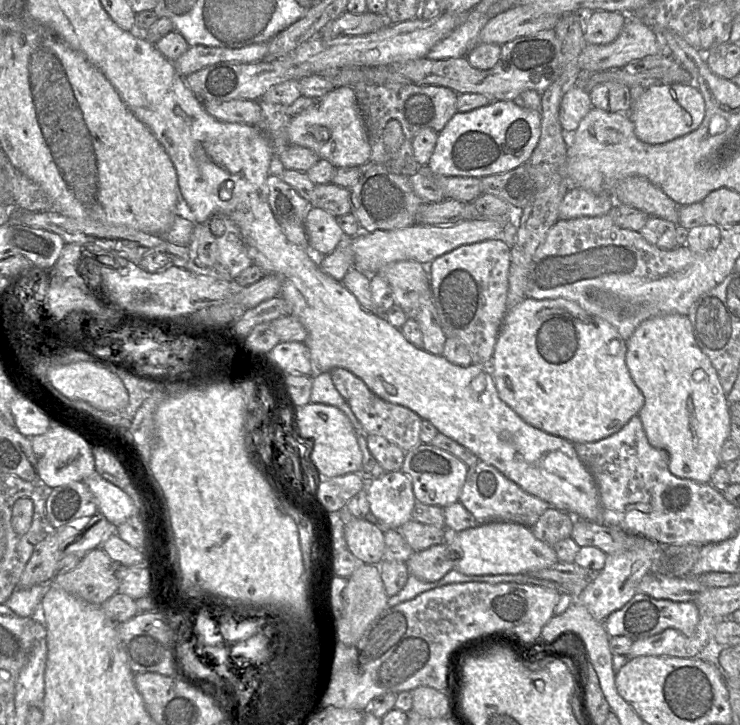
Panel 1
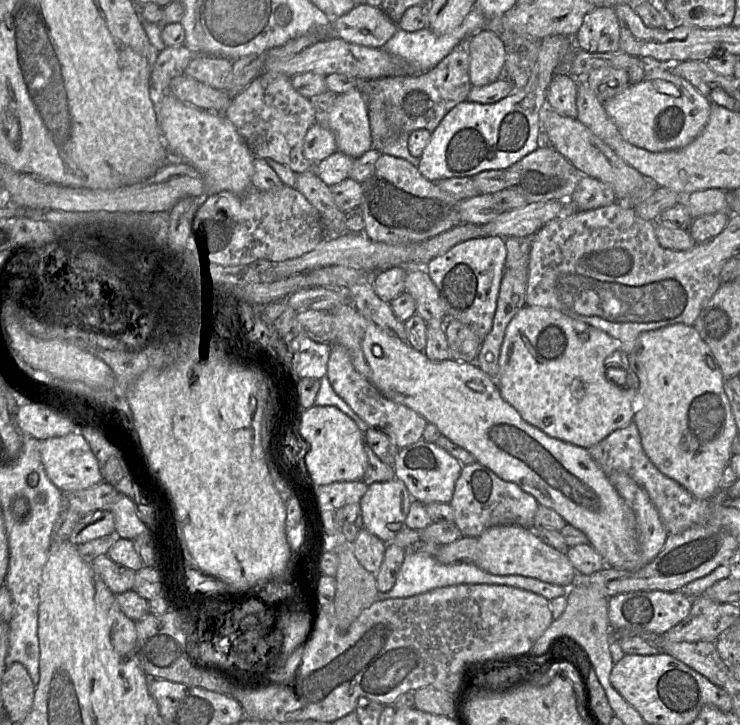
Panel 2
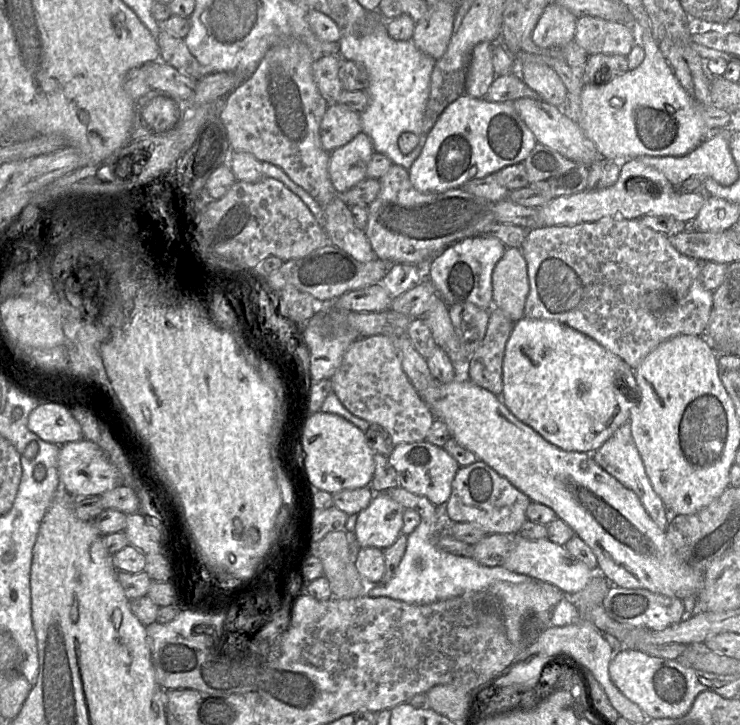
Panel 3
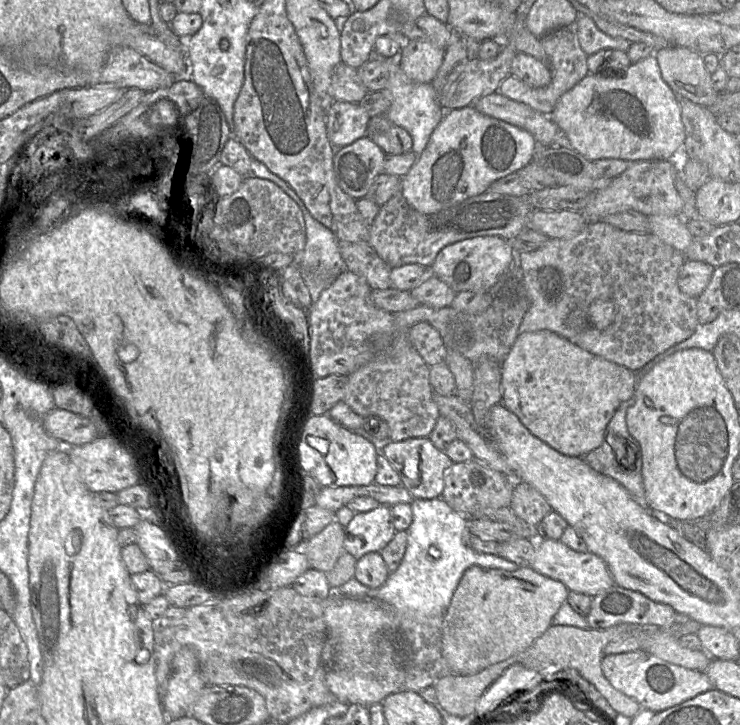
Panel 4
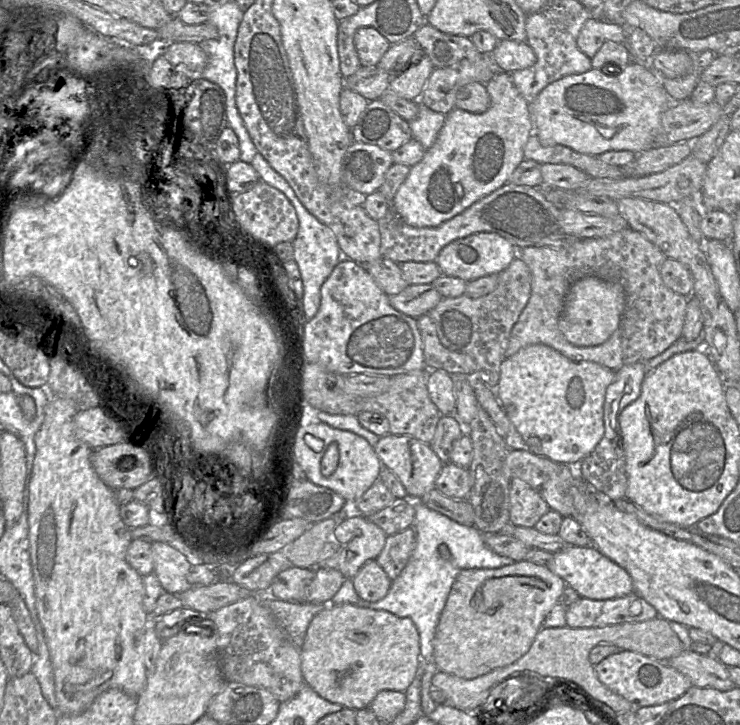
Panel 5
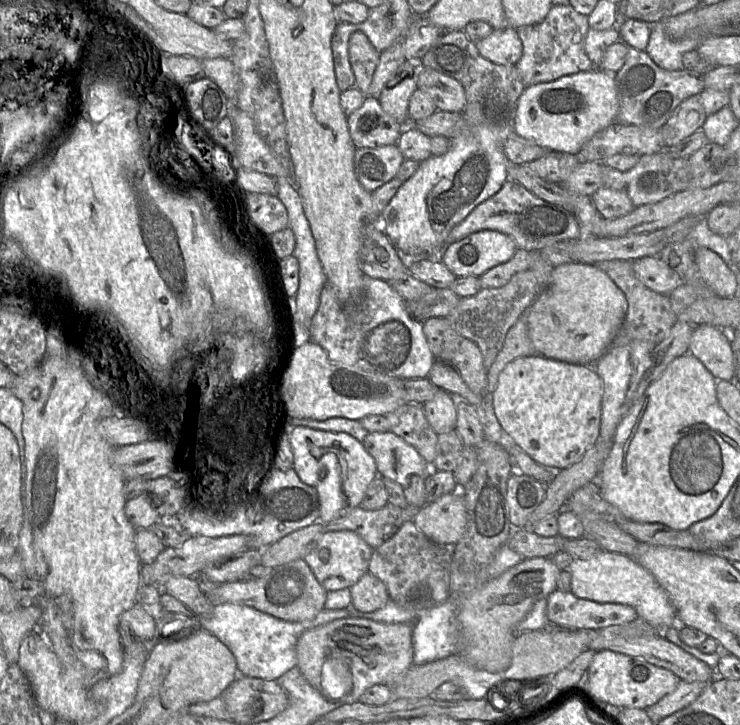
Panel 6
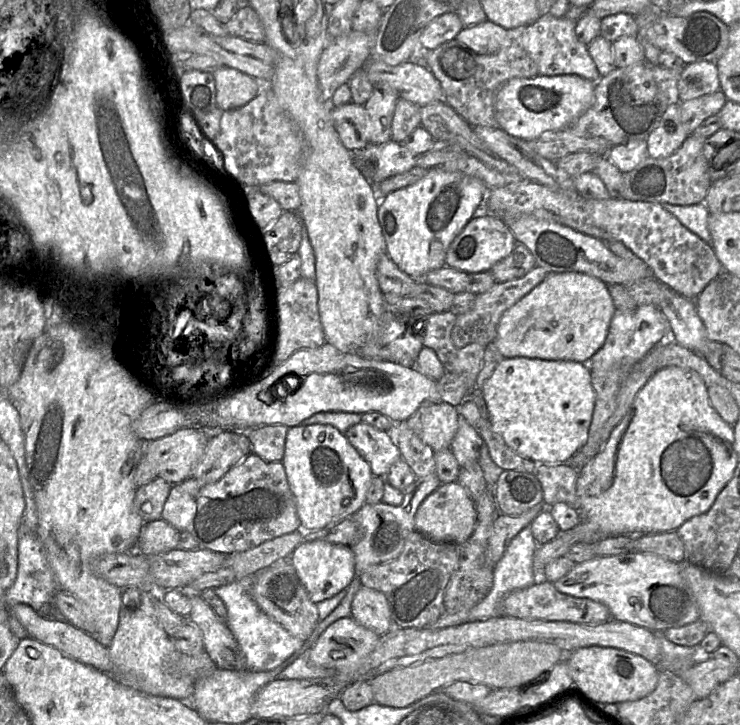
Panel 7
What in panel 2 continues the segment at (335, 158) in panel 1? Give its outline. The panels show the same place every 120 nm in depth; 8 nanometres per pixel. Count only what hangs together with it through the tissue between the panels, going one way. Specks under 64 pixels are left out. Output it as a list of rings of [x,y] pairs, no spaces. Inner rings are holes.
[[[359,88],[338,94],[333,106],[325,113],[317,113],[317,124],[326,126],[334,135],[337,149],[354,159],[360,158],[372,149],[372,135],[367,104]]]

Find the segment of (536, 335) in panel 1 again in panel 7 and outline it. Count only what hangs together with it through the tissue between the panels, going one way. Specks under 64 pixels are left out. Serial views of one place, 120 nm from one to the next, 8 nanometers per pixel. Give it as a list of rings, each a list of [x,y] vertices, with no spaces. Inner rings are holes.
[[[527,357],[504,358],[485,382],[482,394],[493,430],[524,458],[550,465],[566,463],[587,442],[596,397],[587,363]]]

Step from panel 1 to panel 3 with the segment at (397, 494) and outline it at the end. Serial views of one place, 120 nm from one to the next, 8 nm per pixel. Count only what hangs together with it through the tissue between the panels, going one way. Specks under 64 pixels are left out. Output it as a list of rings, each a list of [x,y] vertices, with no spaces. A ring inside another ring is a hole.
[[[375,493],[370,504],[357,515],[354,534],[360,547],[385,549],[402,534],[405,508],[386,494]]]

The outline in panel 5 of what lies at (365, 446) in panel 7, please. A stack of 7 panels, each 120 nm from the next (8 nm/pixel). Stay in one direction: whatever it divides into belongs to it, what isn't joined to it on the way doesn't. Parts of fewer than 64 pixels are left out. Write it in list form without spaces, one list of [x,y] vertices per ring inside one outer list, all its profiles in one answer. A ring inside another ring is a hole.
[[[388,433],[381,436],[373,448],[382,465],[390,469],[398,477],[412,500],[420,500],[425,493],[435,488],[435,480],[444,464],[430,444],[408,435]]]

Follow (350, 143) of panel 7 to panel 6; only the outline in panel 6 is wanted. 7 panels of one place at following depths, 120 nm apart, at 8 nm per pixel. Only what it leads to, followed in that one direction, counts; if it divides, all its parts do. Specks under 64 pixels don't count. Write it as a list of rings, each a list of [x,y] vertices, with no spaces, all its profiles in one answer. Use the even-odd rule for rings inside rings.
[[[367,96],[362,106],[347,116],[347,122],[355,148],[396,145],[405,129],[383,110],[376,96]]]

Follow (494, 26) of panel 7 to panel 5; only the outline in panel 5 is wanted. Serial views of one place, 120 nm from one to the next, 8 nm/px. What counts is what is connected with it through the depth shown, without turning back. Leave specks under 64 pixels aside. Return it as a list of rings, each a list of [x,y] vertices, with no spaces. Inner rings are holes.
[[[498,41],[492,52],[499,68],[508,73],[529,68],[536,62],[534,50],[523,41]]]

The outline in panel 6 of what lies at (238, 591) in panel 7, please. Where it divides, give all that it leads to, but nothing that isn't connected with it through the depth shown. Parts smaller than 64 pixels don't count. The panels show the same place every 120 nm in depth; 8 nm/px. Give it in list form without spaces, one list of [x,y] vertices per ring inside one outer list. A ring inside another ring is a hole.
[[[223,603],[212,607],[206,615],[197,617],[199,628],[208,630],[214,634],[233,654],[238,674],[252,678],[276,680],[285,672],[297,665],[296,646],[300,636],[307,630],[329,623],[340,618],[352,616],[346,608],[329,610],[323,608],[314,618],[299,622],[286,621],[261,612],[247,605],[235,603]]]

